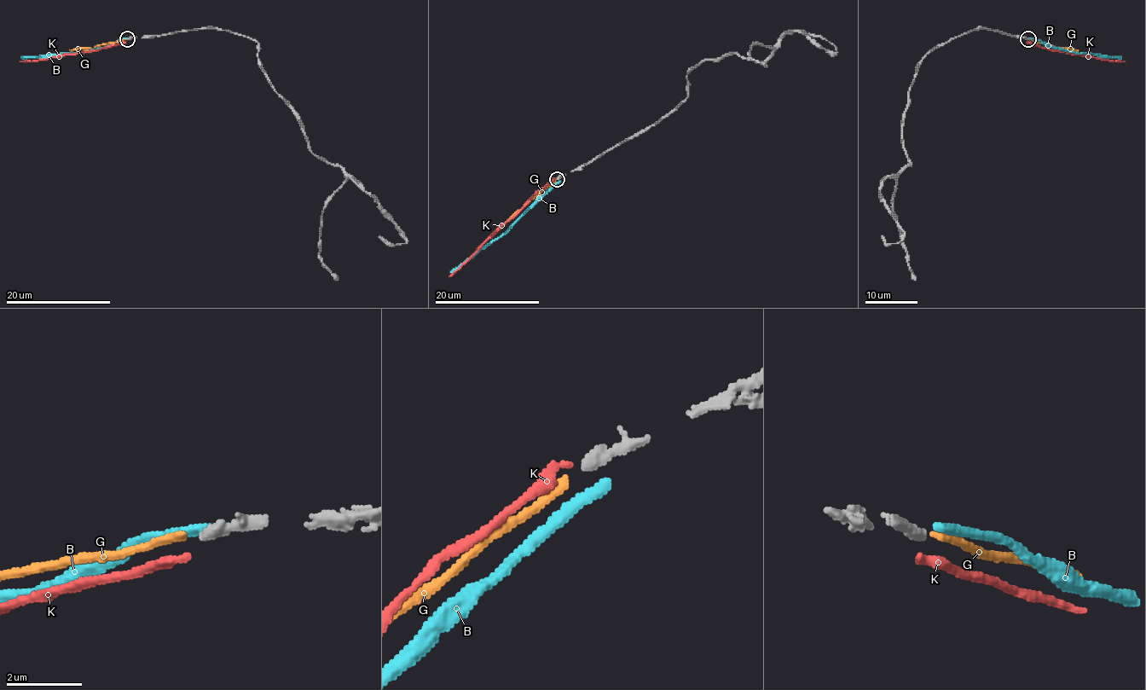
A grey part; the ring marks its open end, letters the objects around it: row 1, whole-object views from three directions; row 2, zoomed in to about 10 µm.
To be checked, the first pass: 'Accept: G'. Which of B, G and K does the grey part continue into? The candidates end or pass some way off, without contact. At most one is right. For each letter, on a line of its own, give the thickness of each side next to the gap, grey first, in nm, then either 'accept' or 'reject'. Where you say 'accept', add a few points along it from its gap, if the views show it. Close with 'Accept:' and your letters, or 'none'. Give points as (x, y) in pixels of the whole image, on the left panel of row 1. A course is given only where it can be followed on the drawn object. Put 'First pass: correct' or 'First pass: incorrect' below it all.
B: 320 nm thick on the grey side, 360 nm on the other; reject
G: 320 nm thick on the grey side, 200 nm on the other; accept; it runs (125, 39), (69, 49)
K: 320 nm thick on the grey side, 240 nm on the other; reject
Accept: G
First pass: correct

